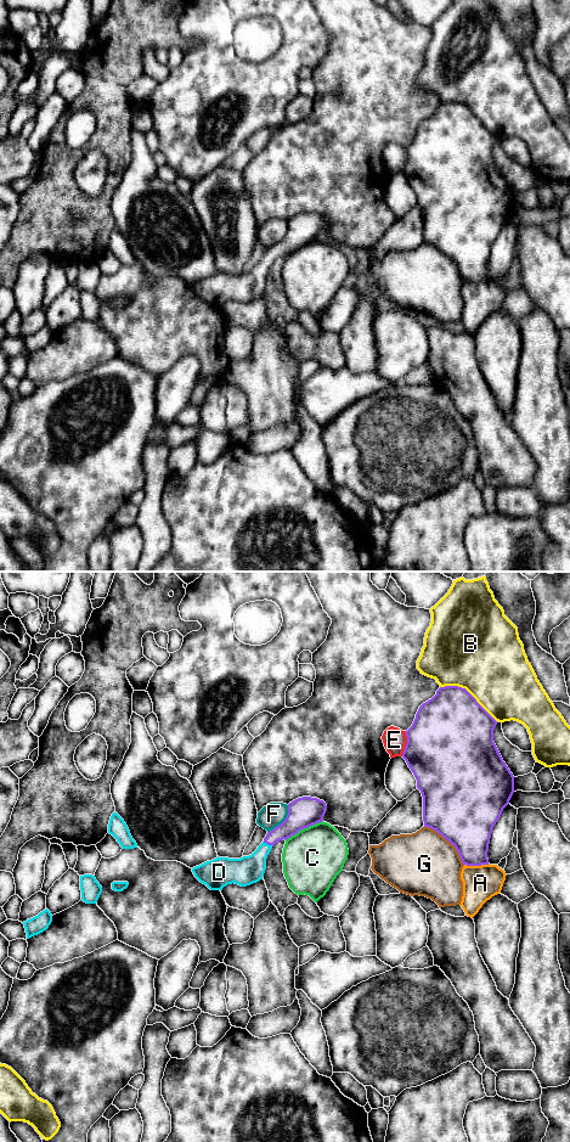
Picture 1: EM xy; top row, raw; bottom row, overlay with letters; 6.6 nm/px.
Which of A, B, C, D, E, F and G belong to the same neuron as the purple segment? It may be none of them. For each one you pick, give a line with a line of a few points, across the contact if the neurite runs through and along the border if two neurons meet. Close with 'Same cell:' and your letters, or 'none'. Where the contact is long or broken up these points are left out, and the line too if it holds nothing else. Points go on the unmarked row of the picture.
D: xy (297, 235), (267, 259), (258, 276), (248, 286)
Same cell: D

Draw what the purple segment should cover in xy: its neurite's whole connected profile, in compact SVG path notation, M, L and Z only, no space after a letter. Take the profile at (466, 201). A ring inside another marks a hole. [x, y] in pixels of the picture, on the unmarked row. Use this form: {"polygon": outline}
{"polygon": "M445 102L419 123L412 142L406 147L407 159L402 174L413 189L423 213L424 243L436 247L448 257L467 282L489 281L492 244L514 209L514 192L493 158L496 141L497 137L465 105Z"}

